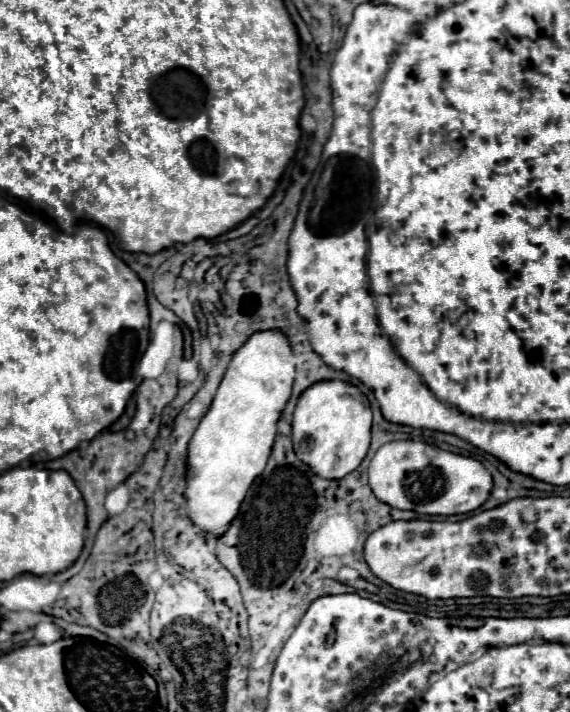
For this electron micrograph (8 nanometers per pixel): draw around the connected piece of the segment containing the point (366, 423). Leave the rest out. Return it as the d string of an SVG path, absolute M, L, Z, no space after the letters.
M323 380L309 386L293 412L291 422L293 450L317 476L339 480L353 472L369 450L371 440L371 408L359 388L339 382Z

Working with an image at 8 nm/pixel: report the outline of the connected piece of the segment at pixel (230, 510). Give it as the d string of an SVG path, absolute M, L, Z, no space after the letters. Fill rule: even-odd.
M257 332L233 354L233 360L223 376L221 386L217 388L211 408L201 418L189 442L189 452L187 452L185 500L189 508L189 520L207 538L217 540L229 530L249 486L253 484L255 476L263 472L267 464L267 456L271 454L271 444L275 440L277 420L291 396L293 378L295 378L295 356L291 352L289 342L283 340L279 332Z

